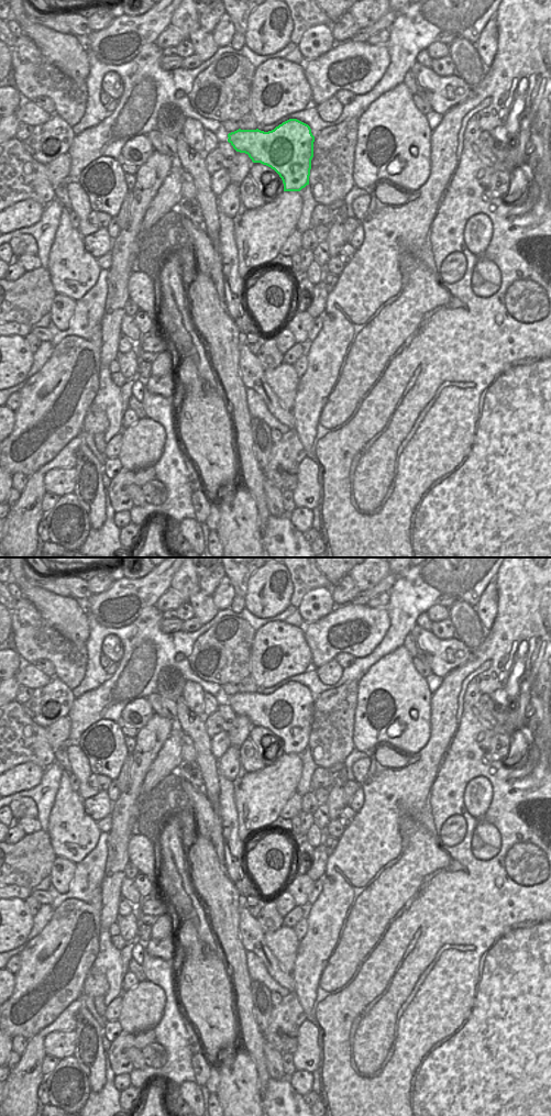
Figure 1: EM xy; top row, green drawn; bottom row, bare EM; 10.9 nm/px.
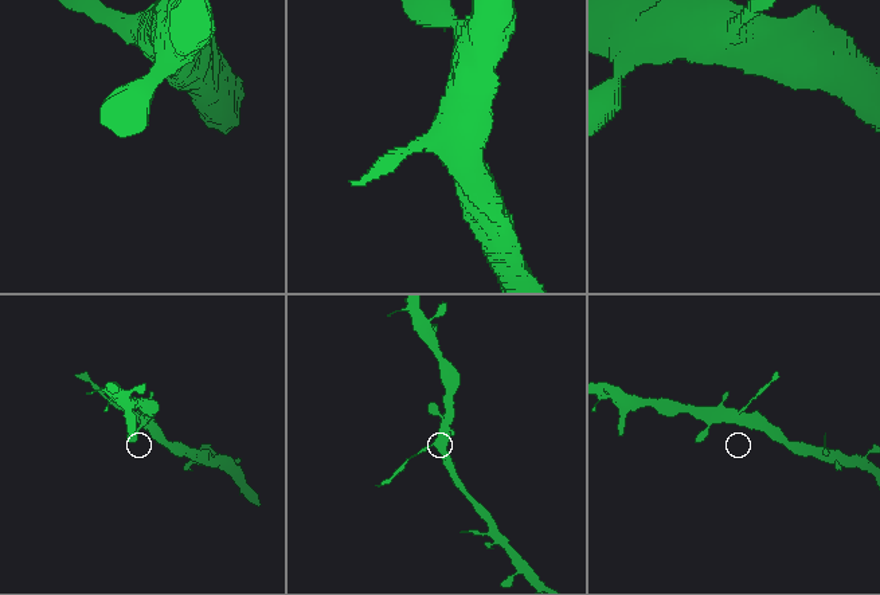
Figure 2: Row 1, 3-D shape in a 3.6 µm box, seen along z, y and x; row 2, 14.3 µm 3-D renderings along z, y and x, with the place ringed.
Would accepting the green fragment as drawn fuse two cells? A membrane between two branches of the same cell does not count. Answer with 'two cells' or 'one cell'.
two cells

